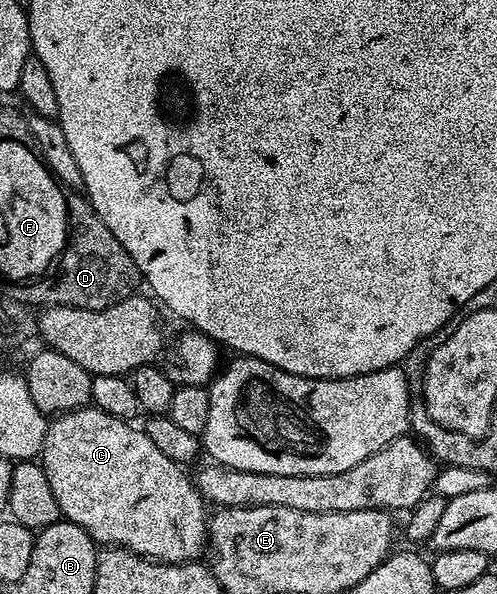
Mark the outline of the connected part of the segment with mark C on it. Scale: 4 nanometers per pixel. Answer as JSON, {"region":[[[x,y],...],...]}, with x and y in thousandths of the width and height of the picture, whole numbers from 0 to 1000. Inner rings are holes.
{"region":[[[183,680],[167,684],[161,690],[137,690],[129,697],[115,699],[95,715],[89,747],[80,766],[80,781],[89,788],[89,801],[97,801],[97,815],[105,815],[105,830],[113,835],[113,848],[121,848],[125,872],[145,882],[161,882],[177,902],[185,902],[191,914],[207,921],[243,919],[247,926],[262,926],[268,933],[288,933],[294,939],[306,939],[312,946],[388,946],[408,938],[419,926],[419,852],[396,816],[372,798],[368,786],[356,778],[338,774],[306,741],[298,741],[292,722],[278,724],[256,705],[217,700],[217,694],[199,690]]]}

